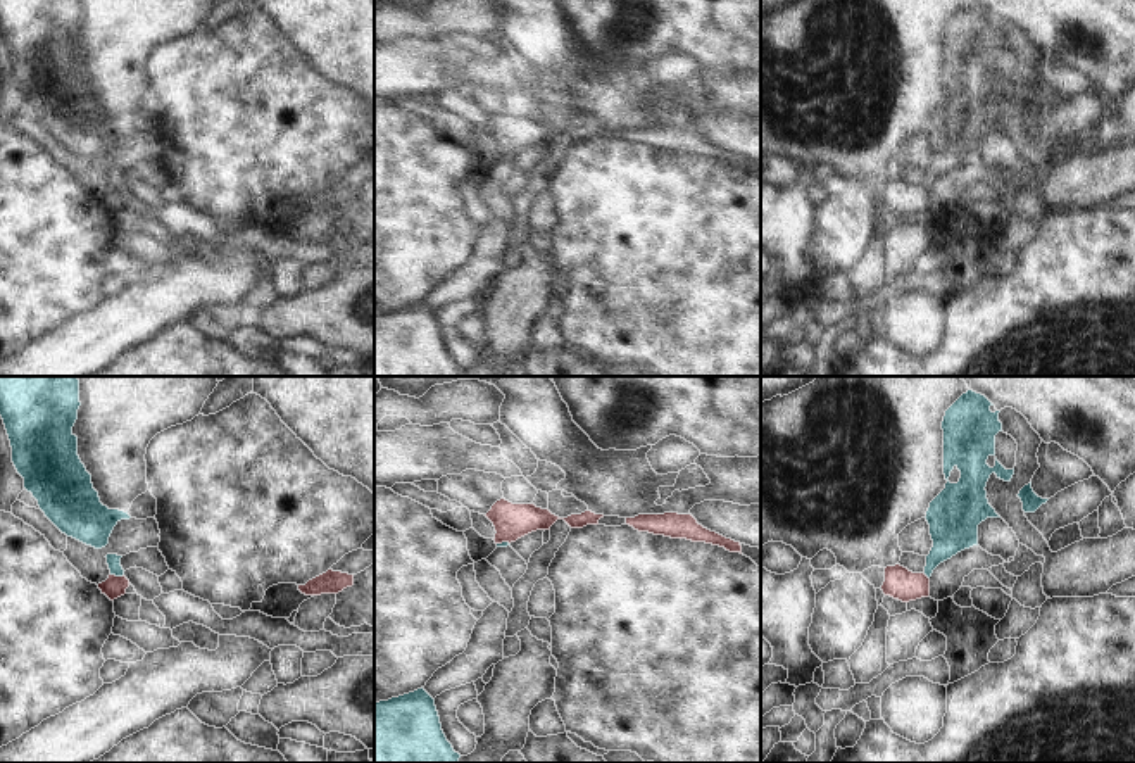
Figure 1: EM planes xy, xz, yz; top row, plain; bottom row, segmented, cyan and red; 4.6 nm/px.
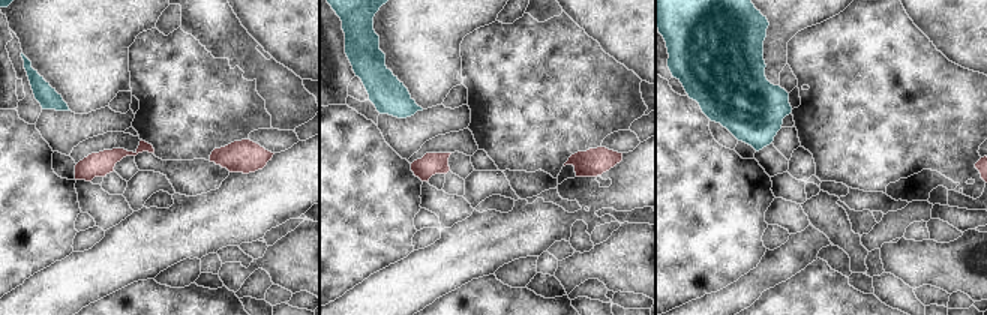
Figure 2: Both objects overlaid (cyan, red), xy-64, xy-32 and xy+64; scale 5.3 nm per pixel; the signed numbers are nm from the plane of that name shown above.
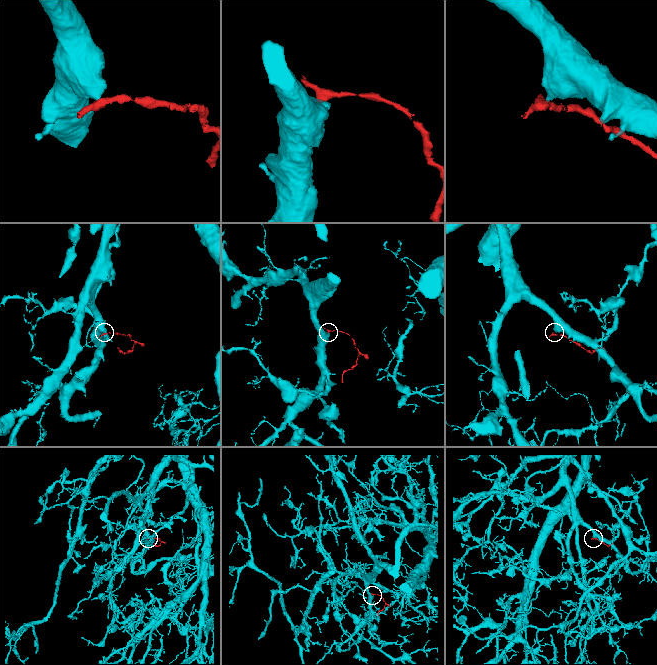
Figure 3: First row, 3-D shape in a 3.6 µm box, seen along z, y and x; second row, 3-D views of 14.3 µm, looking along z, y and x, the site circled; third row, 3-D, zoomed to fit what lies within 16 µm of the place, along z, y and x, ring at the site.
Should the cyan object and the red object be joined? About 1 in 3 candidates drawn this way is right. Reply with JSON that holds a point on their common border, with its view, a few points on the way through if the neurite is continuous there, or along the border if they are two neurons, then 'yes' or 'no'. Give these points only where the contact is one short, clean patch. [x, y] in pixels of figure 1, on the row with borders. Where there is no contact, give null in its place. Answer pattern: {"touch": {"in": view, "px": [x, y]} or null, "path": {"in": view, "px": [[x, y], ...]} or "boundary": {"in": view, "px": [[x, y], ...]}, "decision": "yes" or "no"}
{"touch": {"in": "xy", "px": [118, 575]}, "boundary": {"in": "xy", "px": [[111, 573], [123, 575]]}, "decision": "no"}

